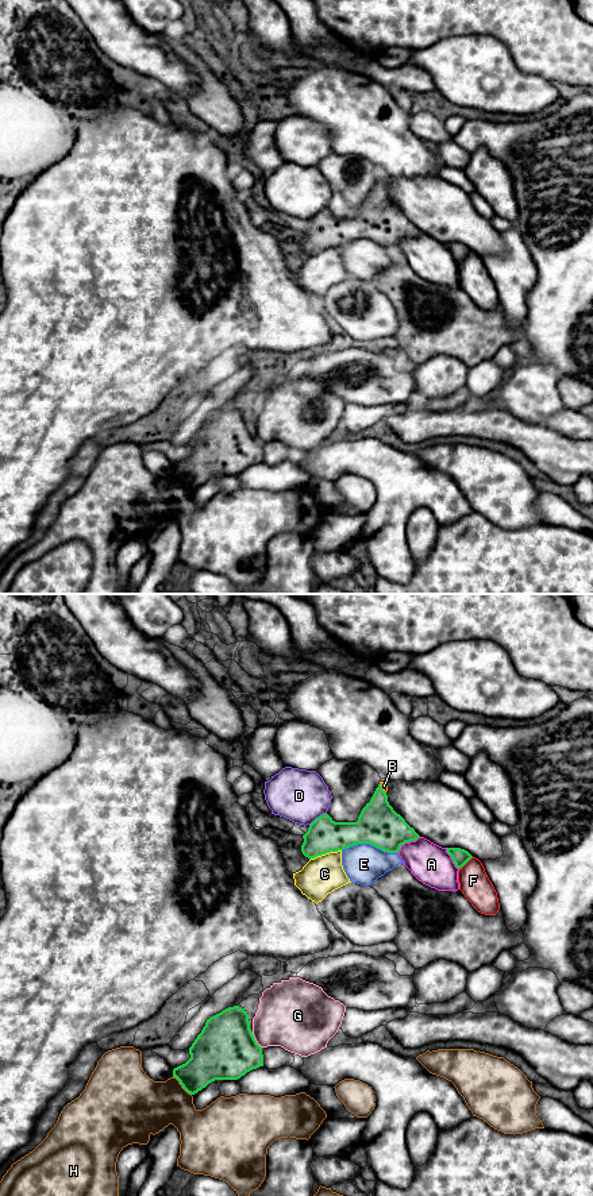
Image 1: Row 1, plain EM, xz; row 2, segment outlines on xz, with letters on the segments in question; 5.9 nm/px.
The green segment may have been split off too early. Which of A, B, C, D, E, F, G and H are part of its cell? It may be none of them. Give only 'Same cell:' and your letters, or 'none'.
Same cell: B

